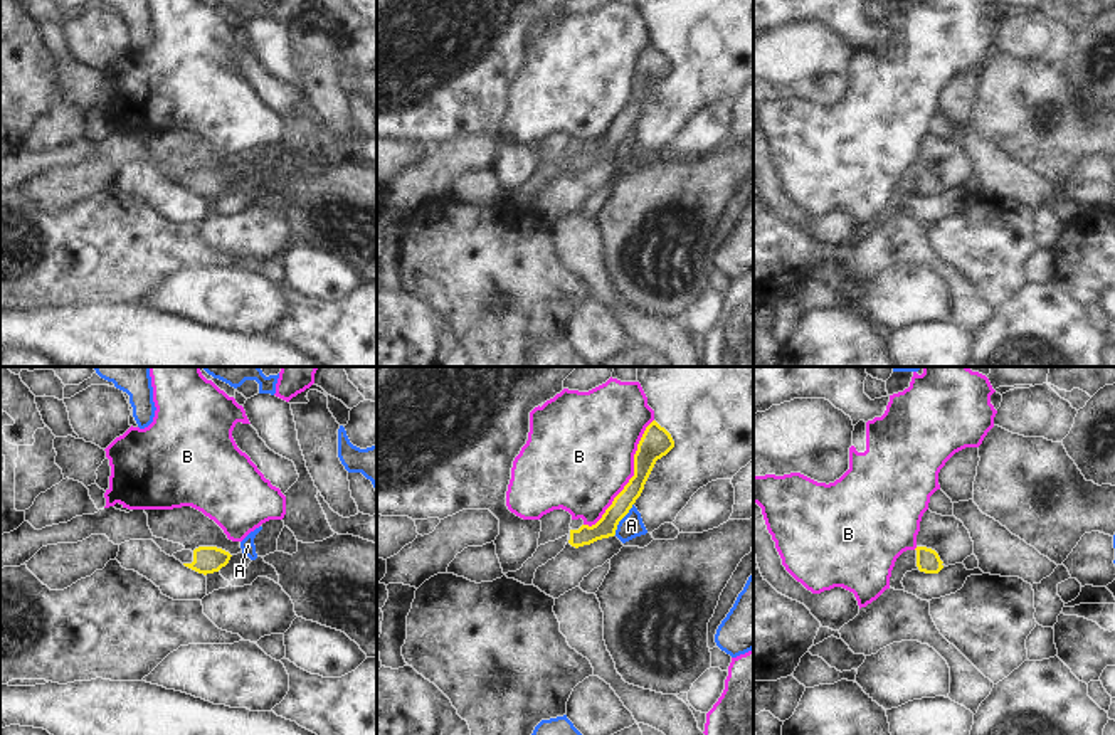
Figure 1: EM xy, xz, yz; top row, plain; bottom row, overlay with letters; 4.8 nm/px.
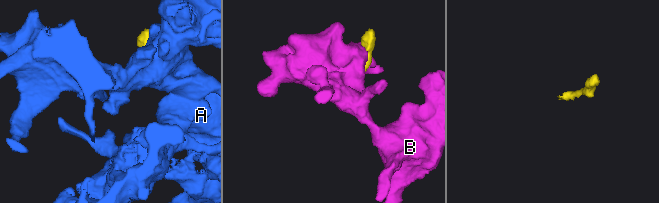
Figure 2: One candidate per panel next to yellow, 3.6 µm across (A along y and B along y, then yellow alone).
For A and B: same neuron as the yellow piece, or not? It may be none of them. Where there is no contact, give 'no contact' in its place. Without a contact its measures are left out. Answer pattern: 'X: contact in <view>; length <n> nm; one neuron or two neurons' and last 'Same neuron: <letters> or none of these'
A: contact in xz; length 180 nm; two neurons
B: contact in xz; length 600 nm; two neurons
Same neuron: none of these

